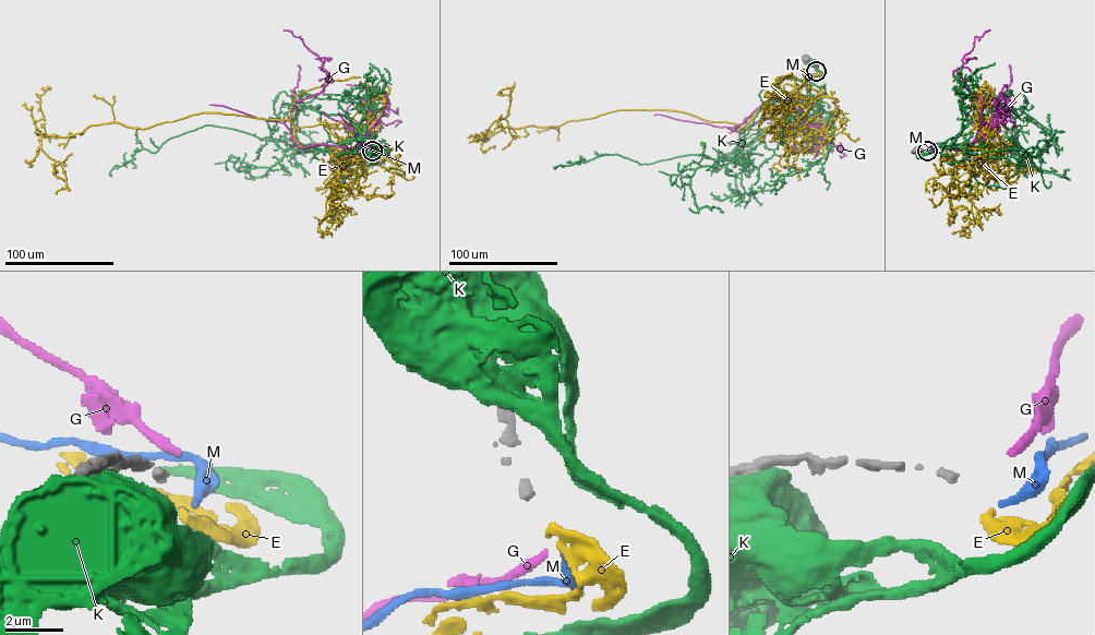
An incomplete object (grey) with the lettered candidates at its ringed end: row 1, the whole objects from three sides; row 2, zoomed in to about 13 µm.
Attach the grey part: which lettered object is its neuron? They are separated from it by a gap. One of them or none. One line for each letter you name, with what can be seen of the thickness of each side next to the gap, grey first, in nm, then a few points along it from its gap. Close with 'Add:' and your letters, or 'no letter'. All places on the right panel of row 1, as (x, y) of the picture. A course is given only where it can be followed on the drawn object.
E: calibres 300 and 360 nm; course (928, 152), (982, 146), (984, 128), (966, 112), (984, 138), (994, 134), (948, 193)
Add: E

